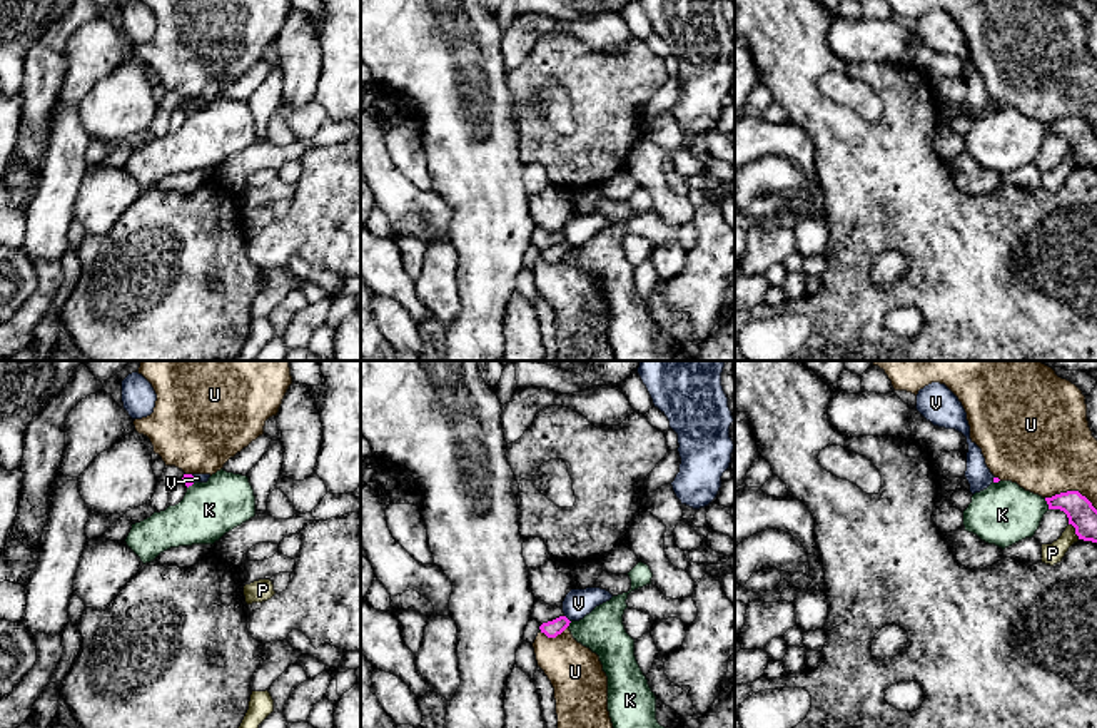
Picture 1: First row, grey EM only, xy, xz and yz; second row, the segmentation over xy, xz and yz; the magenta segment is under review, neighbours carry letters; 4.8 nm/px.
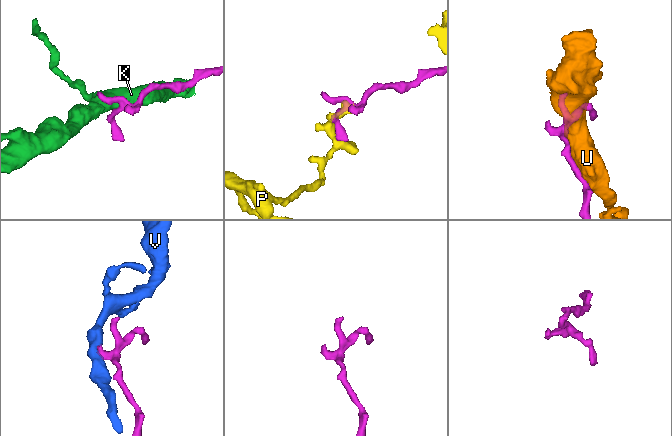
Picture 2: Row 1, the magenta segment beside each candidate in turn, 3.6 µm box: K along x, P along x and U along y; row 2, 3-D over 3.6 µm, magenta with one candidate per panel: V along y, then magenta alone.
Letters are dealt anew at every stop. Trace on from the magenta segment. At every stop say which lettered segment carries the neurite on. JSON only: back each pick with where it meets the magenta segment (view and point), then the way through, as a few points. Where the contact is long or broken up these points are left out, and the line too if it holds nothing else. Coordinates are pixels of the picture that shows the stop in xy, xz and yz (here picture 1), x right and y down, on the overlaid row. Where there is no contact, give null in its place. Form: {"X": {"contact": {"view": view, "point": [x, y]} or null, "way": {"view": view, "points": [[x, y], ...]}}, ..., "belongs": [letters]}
{"belongs": []}

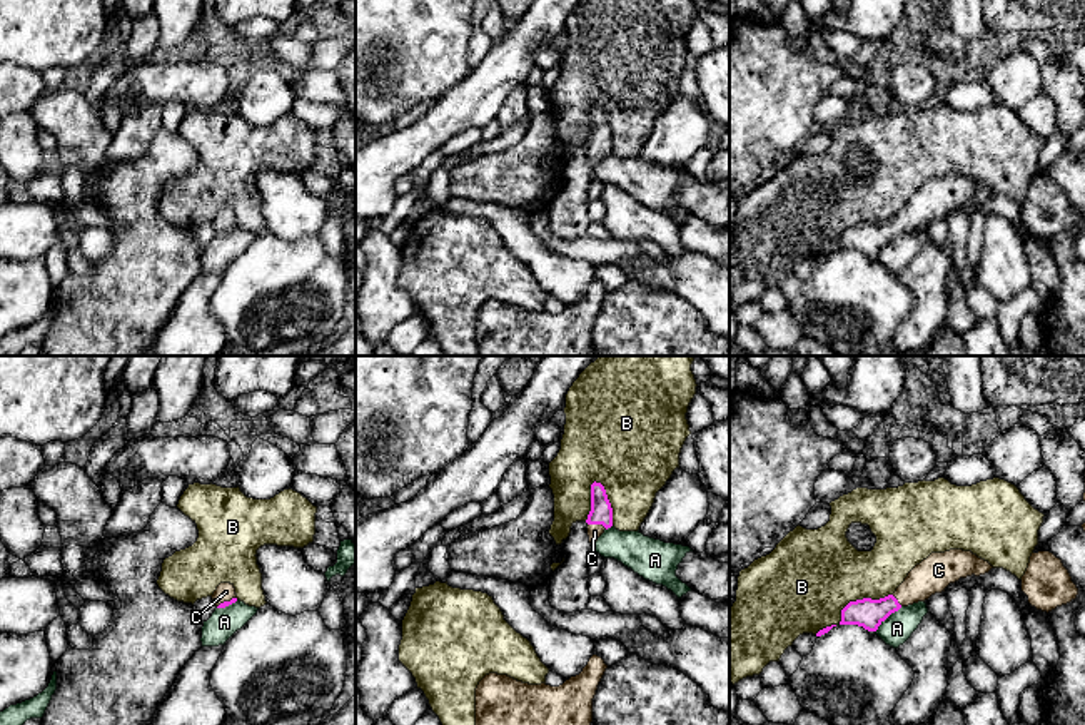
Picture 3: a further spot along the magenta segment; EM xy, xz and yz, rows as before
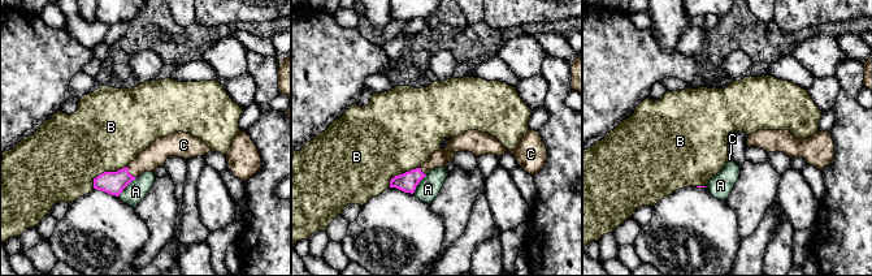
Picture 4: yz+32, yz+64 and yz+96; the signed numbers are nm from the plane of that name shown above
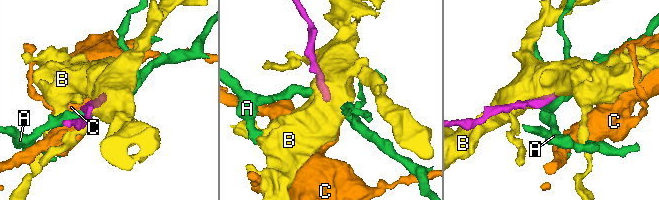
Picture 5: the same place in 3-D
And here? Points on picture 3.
{"C": {"contact": {"view": "xz", "point": [598, 523]}, "way": {"view": "xz", "points": [[601, 513], [598, 523], [595, 532]]}}, "belongs": ["C"]}

